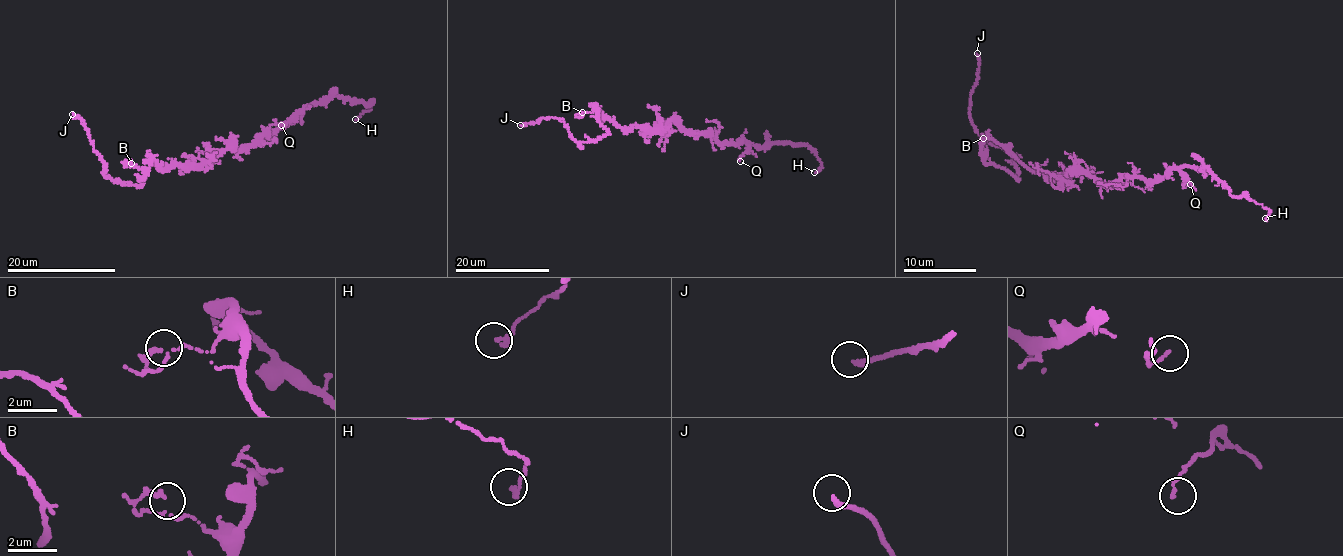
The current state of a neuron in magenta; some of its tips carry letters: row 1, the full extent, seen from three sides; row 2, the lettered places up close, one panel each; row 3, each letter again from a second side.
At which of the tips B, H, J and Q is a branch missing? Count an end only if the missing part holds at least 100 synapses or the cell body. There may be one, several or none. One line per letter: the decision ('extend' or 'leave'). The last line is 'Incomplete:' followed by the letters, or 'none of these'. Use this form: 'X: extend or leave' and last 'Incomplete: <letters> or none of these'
B: leave
H: leave
J: extend
Q: leave
Incomplete: J

